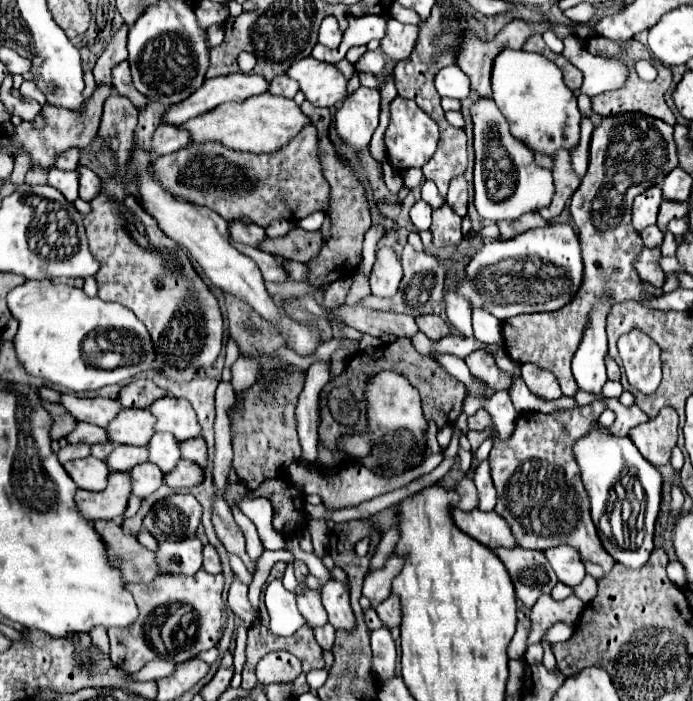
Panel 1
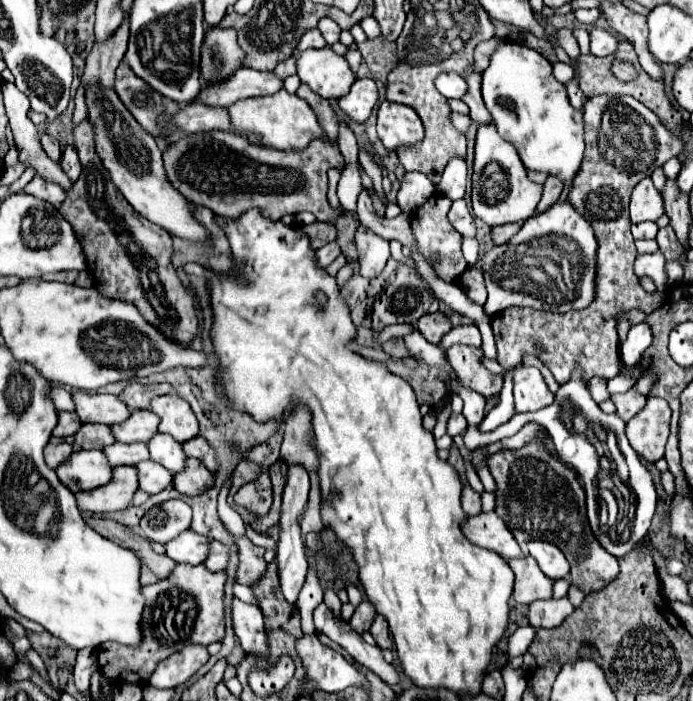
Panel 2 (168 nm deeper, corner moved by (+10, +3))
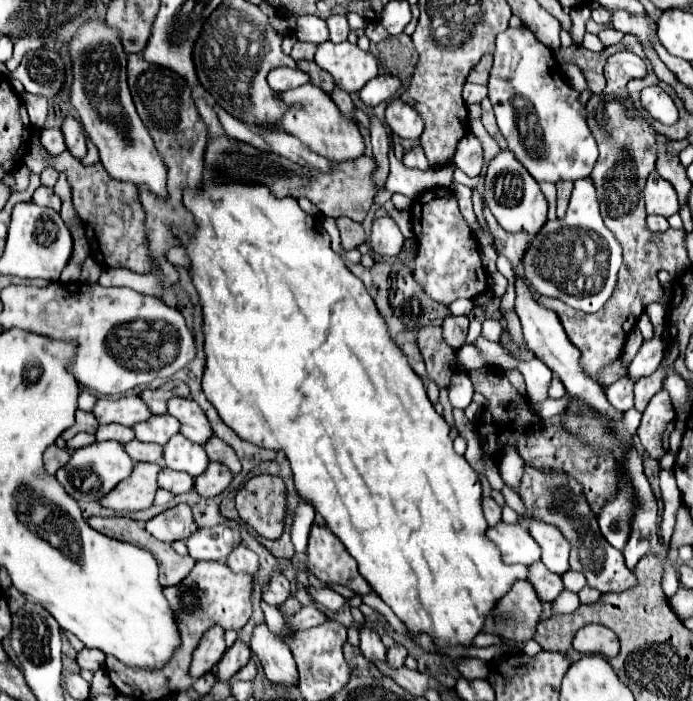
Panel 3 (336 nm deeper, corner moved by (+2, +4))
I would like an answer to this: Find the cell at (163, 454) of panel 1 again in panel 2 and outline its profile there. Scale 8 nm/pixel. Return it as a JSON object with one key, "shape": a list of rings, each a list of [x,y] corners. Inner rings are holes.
{"shape":[[[157,433],[151,437],[151,441],[147,443],[151,459],[161,463],[165,469],[169,469],[171,473],[177,473],[185,467],[185,453],[183,453],[183,445],[177,443],[173,437],[165,435],[165,433]]]}

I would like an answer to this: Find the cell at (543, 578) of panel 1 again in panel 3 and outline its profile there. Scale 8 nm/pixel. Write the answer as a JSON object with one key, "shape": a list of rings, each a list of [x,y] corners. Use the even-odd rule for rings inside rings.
{"shape":[[[535,562],[535,564],[529,566],[527,580],[533,584],[533,588],[537,590],[537,596],[543,602],[553,602],[561,594],[561,590],[563,590],[561,576],[549,572],[543,562]]]}

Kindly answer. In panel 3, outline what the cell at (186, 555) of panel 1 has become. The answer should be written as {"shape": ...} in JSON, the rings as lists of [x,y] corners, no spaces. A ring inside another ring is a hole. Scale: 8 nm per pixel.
{"shape":[[[225,524],[213,528],[199,528],[193,536],[187,538],[189,556],[195,560],[215,560],[225,562],[229,552],[241,544],[241,532]]]}

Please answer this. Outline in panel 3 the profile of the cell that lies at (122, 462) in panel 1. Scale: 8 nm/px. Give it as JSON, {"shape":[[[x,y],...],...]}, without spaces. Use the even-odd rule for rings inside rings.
{"shape":[[[131,440],[129,444],[125,444],[125,450],[129,452],[133,462],[161,462],[163,460],[163,446],[157,446],[157,444]]]}

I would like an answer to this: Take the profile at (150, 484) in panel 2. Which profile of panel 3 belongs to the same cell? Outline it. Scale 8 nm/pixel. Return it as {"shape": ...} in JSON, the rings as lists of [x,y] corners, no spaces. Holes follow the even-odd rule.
{"shape":[[[163,468],[159,472],[157,482],[159,482],[159,488],[169,490],[171,494],[183,494],[193,490],[193,478],[185,472],[173,472],[171,468]]]}

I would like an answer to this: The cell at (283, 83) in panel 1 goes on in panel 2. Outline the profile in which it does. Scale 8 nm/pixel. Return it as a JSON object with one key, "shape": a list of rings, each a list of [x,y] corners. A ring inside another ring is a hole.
{"shape":[[[291,55],[285,63],[279,63],[273,73],[279,75],[279,77],[283,77],[283,79],[289,77],[289,75],[295,75],[295,55]]]}

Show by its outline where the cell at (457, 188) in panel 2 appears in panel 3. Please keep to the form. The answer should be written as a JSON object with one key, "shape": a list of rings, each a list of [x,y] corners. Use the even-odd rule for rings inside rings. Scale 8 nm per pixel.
{"shape":[[[469,132],[469,136],[465,136],[465,140],[461,140],[461,144],[457,144],[453,162],[467,176],[471,176],[471,178],[479,176],[481,166],[483,166],[483,146],[473,132]]]}

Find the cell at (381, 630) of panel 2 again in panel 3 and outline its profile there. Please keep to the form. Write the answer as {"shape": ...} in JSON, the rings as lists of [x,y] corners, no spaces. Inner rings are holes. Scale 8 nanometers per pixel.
{"shape":[[[401,644],[387,650],[387,662],[391,664],[391,668],[405,666],[405,658],[407,658],[407,648],[401,646]]]}

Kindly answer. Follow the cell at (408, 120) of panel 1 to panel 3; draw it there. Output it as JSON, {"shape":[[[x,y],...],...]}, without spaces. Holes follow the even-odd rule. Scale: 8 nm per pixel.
{"shape":[[[393,98],[385,108],[385,122],[393,134],[407,140],[417,140],[423,132],[423,120],[399,98]]]}

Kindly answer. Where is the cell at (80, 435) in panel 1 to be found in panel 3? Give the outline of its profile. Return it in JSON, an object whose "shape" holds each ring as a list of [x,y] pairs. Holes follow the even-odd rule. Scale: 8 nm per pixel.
{"shape":[[[107,424],[107,426],[99,426],[97,428],[97,434],[95,434],[97,442],[103,442],[103,440],[117,440],[121,444],[127,444],[129,440],[133,440],[133,430],[127,428],[127,426],[121,426],[121,424]]]}

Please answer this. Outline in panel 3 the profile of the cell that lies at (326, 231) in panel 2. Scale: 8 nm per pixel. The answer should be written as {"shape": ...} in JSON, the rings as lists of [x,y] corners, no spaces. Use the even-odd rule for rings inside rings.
{"shape":[[[337,218],[337,226],[339,226],[339,232],[341,232],[341,246],[345,250],[355,250],[359,248],[361,244],[367,242],[367,236],[365,236],[365,230],[359,222],[353,222],[349,218]]]}

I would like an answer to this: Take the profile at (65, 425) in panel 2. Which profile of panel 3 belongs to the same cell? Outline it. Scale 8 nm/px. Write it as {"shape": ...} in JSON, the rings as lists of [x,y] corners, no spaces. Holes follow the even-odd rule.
{"shape":[[[77,410],[77,422],[75,422],[71,428],[67,428],[61,436],[63,436],[63,440],[71,440],[71,438],[73,438],[75,434],[79,434],[79,432],[95,434],[97,428],[99,428],[99,422],[97,422],[97,418],[93,416],[93,412]]]}

